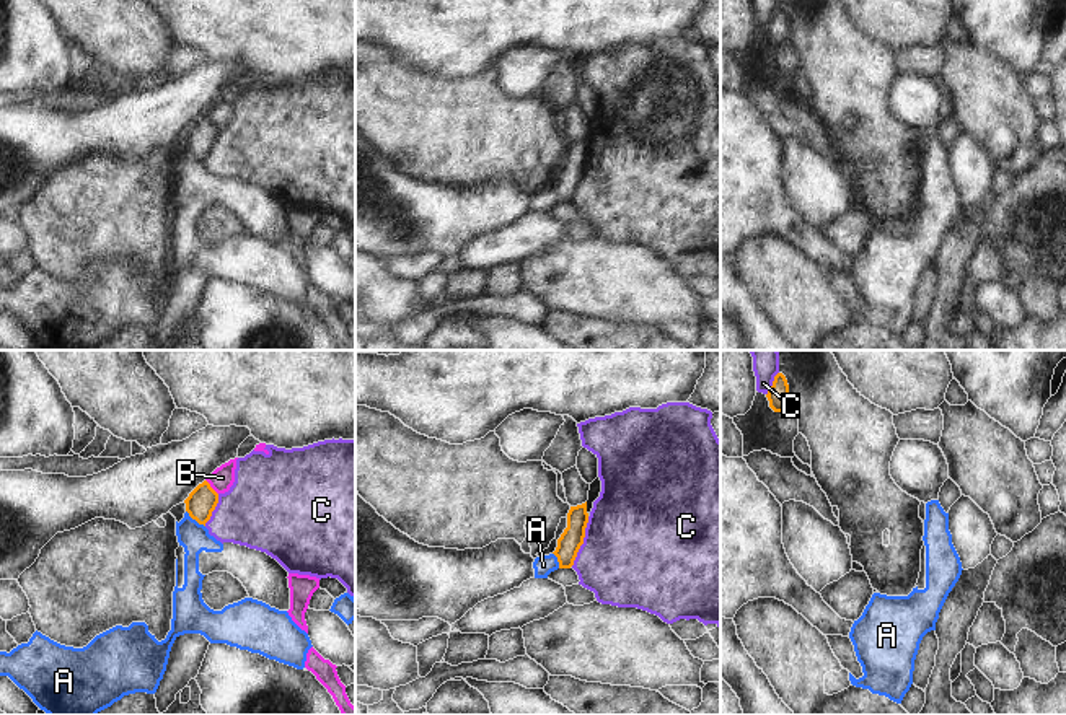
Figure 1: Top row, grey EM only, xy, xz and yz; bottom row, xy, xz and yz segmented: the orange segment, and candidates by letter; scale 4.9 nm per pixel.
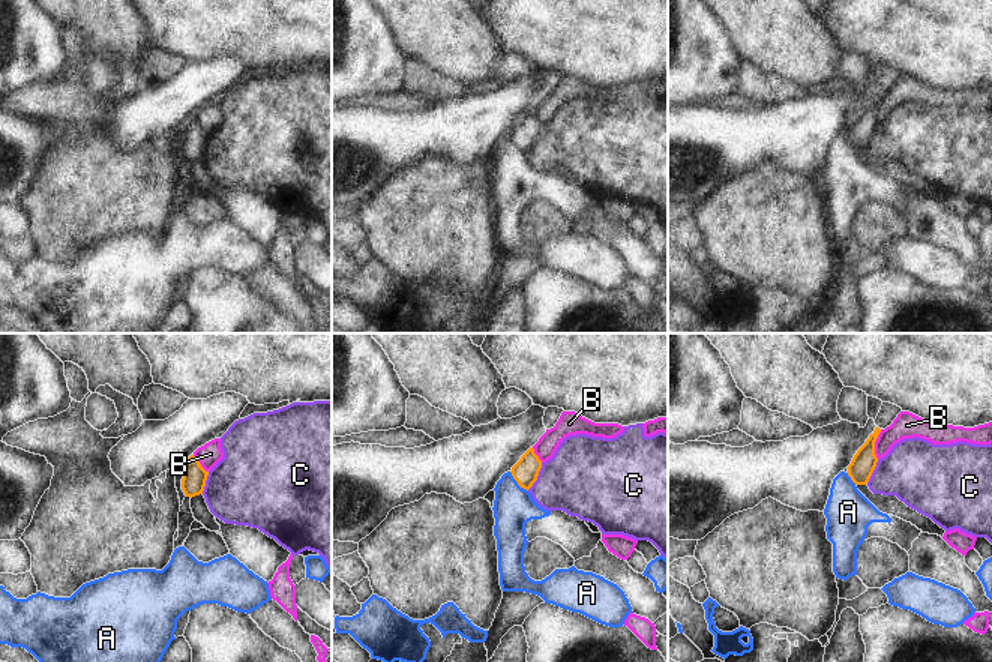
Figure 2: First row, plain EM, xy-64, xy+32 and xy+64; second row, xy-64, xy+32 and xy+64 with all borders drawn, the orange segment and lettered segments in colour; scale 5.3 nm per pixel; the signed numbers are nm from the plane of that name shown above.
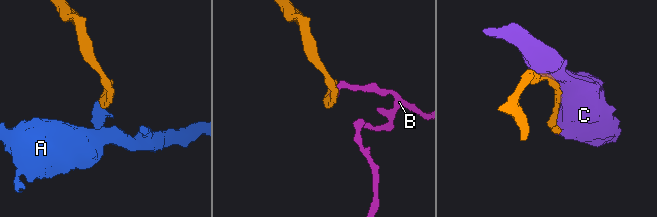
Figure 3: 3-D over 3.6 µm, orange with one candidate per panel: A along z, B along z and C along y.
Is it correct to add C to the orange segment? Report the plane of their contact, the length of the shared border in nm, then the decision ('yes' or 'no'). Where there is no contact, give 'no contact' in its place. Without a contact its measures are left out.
contact in xz; length 260 nm; no

